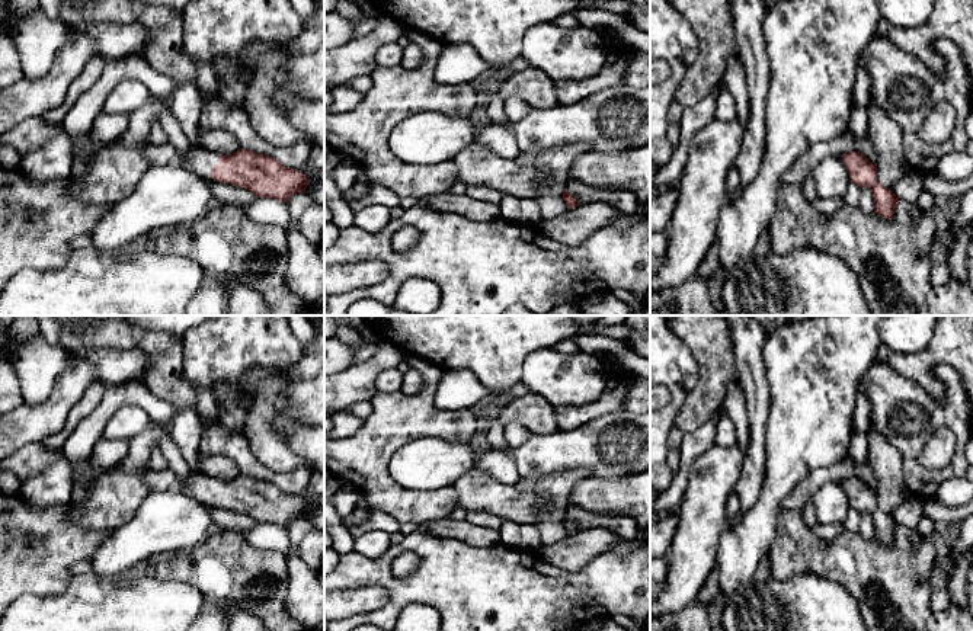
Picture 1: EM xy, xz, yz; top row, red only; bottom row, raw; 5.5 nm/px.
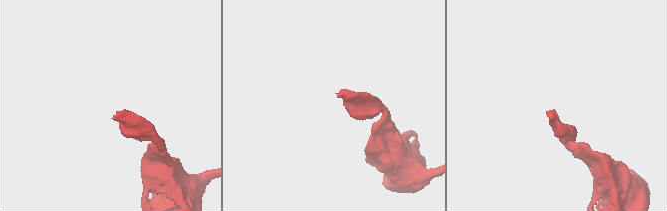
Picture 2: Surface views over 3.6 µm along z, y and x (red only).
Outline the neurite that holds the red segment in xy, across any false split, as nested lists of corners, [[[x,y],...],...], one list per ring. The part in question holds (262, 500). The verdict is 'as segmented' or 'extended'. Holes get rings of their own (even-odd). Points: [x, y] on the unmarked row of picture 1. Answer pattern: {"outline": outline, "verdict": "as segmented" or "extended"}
{"outline": [[[191,473],[175,489],[215,507],[244,513],[257,523],[272,523],[284,529],[292,521],[304,519],[310,509],[303,497],[285,493],[271,481],[243,474],[220,481],[205,473]]], "verdict": "extended"}

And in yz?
{"outline": [[[849,477],[841,481],[846,493],[851,509],[858,513],[868,513],[873,519],[874,538],[884,545],[892,545],[894,541],[899,523],[892,515],[884,513],[877,505],[877,491],[873,490],[862,478]]], "verdict": "as segmented"}

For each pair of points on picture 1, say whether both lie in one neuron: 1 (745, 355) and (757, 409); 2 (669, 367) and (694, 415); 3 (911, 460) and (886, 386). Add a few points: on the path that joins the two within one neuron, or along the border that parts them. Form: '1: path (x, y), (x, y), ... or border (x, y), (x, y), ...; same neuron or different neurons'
1: path (751, 368), (757, 396); same neuron
2: border (698, 367), (698, 384), (687, 397), (672, 423); different neurons
3: path (911, 441), (906, 412), (901, 404); same neuron

